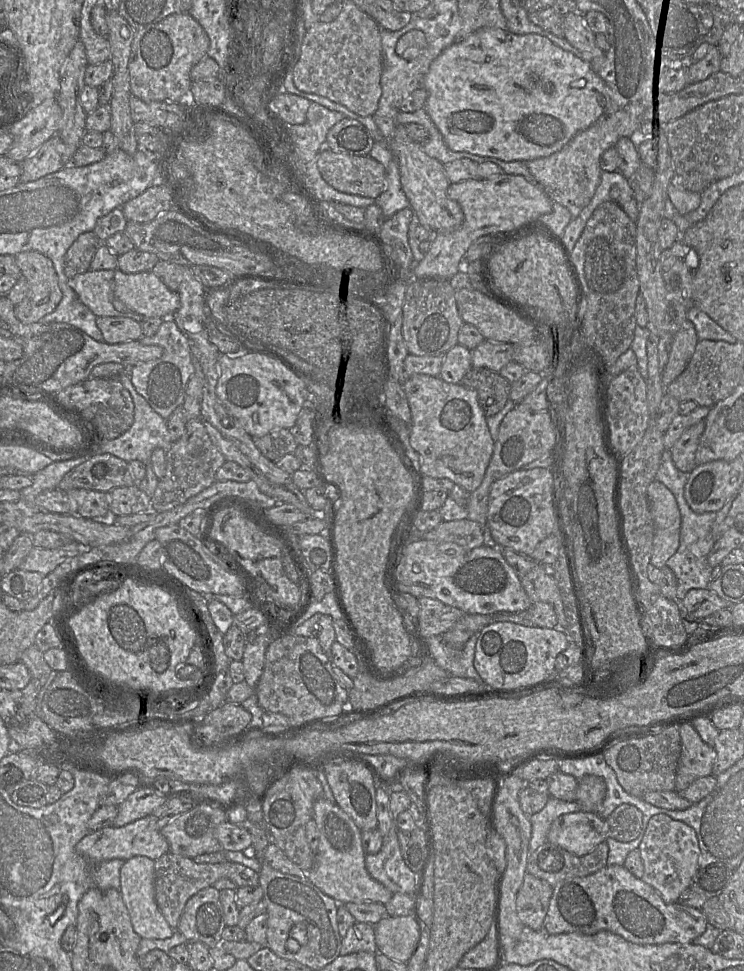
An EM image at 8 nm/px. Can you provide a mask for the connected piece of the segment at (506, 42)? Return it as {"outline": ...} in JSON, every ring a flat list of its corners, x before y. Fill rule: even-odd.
{"outline":[[500,28,480,29,444,49,430,64,428,73,424,77,423,87,428,91,428,98,423,108,426,109,437,125,451,150,495,157,504,161,532,161,560,151,576,134,592,126,604,114,610,101,609,89,593,71,591,63,562,50,544,36,536,34,517,35,507,29]]}

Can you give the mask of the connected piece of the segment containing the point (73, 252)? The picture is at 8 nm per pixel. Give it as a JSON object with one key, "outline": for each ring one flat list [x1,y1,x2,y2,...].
{"outline":[[94,231,80,234,64,256,64,272,70,279,90,270,91,261,104,242]]}

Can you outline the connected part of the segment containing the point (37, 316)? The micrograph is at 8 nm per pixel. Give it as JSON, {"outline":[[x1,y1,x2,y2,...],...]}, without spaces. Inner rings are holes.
{"outline":[[38,251,16,254,15,261,29,283,25,298,14,306,16,317,25,324,39,322,55,310,62,291,52,261]]}

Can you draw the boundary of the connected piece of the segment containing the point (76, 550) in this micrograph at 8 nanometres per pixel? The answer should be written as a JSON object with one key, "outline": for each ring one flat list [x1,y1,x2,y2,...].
{"outline":[[73,541,70,544,67,544,59,549,45,549,40,547,33,547,28,555,22,560,18,569,38,572,43,577,52,572,57,566,63,563,66,559,79,555,82,552,83,548,92,548,92,547,83,547,81,544]]}

